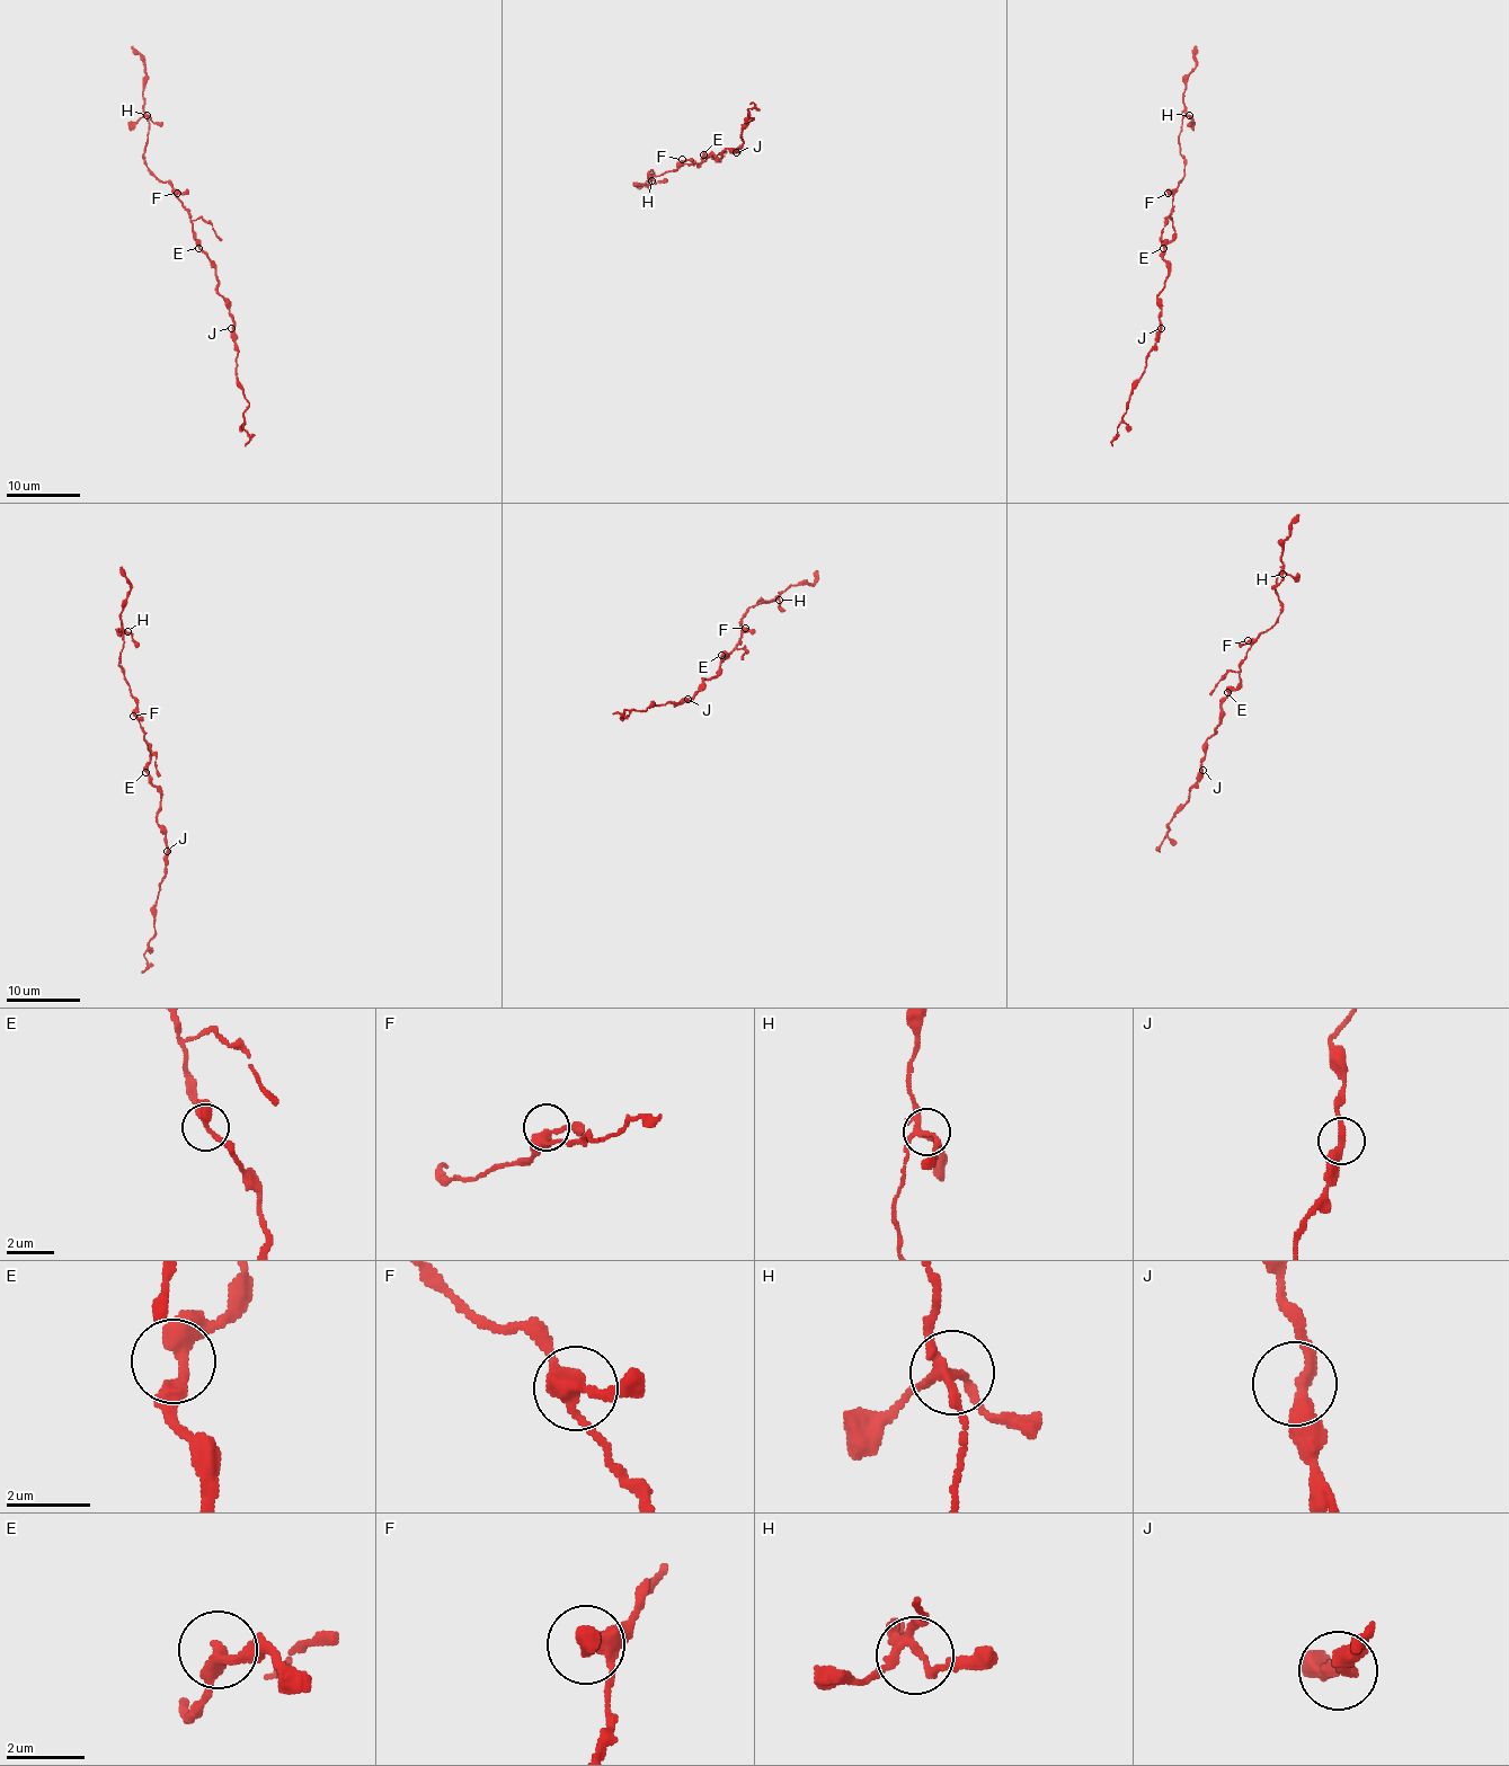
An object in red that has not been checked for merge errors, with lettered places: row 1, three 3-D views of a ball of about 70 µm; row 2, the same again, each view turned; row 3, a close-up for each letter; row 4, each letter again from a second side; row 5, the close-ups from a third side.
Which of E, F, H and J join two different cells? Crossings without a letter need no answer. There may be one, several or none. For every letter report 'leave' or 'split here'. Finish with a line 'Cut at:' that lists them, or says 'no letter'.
E: leave
F: leave
H: leave
J: leave
Cut at: no letter

